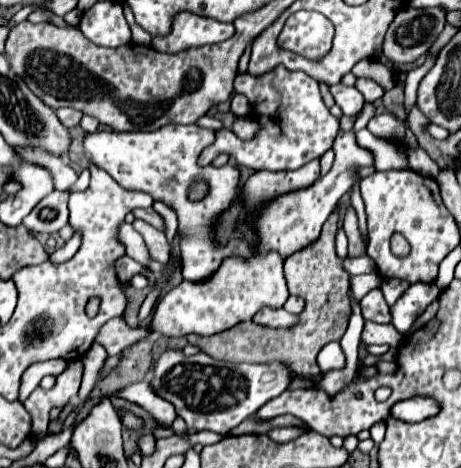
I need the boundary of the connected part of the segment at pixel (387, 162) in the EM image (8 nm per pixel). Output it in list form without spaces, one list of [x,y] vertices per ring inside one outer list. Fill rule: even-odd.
[[[367,128],[357,133],[357,143],[369,149],[375,155],[375,169],[389,171],[389,169],[411,169],[409,167],[409,153],[401,139],[397,137],[375,137]]]

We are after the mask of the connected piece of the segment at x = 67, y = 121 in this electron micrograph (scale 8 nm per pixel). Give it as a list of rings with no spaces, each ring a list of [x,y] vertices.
[[[61,107],[61,109],[57,109],[55,113],[57,113],[57,117],[61,119],[61,123],[63,123],[65,127],[77,127],[79,121],[81,121],[81,117],[83,117],[81,111],[71,109],[71,107]]]

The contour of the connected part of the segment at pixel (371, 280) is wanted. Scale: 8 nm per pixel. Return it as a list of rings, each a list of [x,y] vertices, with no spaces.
[[[371,273],[371,275],[357,275],[357,277],[351,279],[351,291],[353,291],[357,301],[361,301],[371,289],[375,289],[379,285],[381,285],[381,277],[375,275],[375,273]]]

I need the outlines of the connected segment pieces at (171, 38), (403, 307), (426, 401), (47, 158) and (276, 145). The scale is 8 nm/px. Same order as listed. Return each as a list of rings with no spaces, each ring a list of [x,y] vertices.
[[[179,13],[179,17],[175,17],[171,35],[155,37],[152,47],[161,53],[179,53],[189,47],[221,43],[234,34],[233,23],[221,23],[193,13]]]
[[[415,283],[411,285],[403,297],[391,307],[393,325],[399,329],[401,335],[407,335],[413,327],[413,323],[423,315],[427,305],[439,295],[439,287],[435,283]]]
[[[413,397],[413,399],[405,399],[393,405],[391,413],[393,417],[397,417],[399,421],[407,421],[407,423],[415,423],[415,421],[423,421],[425,417],[435,415],[439,409],[435,405],[433,399],[429,397]]]
[[[21,147],[17,149],[21,153],[23,159],[27,161],[33,161],[33,163],[39,163],[43,167],[47,167],[51,173],[53,173],[53,181],[55,181],[55,189],[59,191],[69,191],[73,187],[73,183],[77,181],[77,173],[61,159],[61,157],[55,157],[55,155],[49,155],[45,153],[43,149],[29,149],[29,147]]]
[[[277,65],[263,75],[237,75],[233,85],[237,93],[249,97],[253,107],[251,115],[259,123],[259,131],[249,141],[235,137],[235,133],[226,128],[215,131],[215,141],[201,151],[199,165],[209,165],[215,157],[227,153],[237,161],[237,165],[253,171],[289,171],[321,157],[333,145],[339,133],[339,119],[329,113],[321,99],[319,83],[309,75],[301,71],[287,71],[283,65]]]

